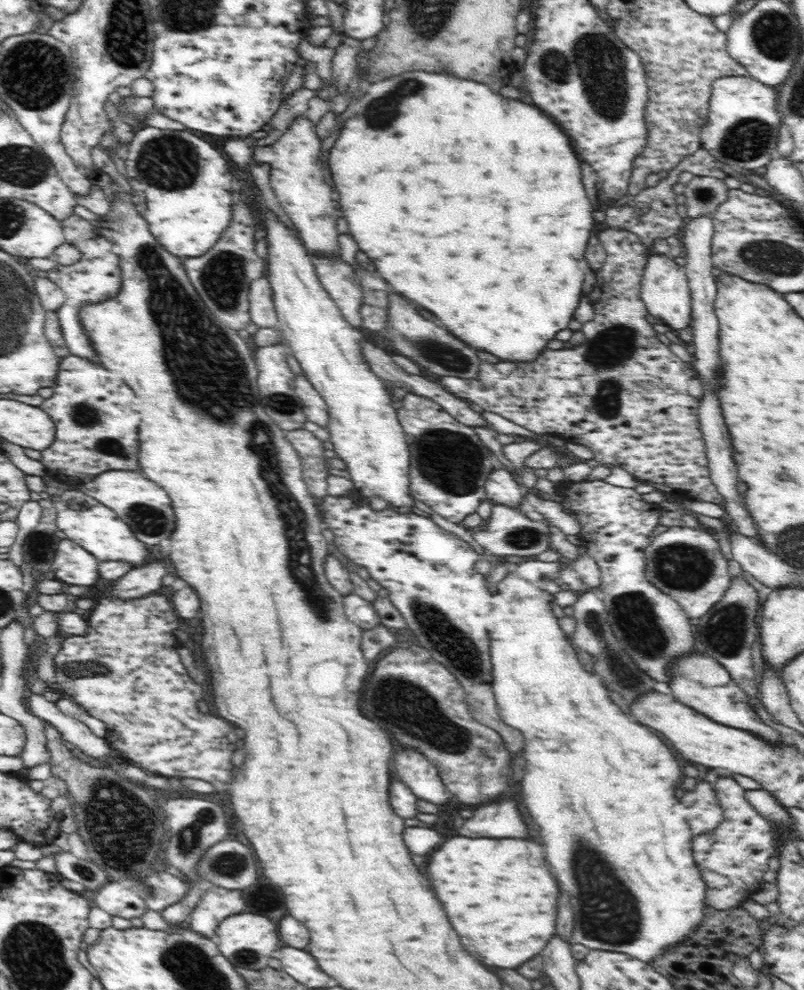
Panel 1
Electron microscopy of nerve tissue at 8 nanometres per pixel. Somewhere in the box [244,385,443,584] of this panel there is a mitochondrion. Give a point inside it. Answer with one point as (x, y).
(284, 405)

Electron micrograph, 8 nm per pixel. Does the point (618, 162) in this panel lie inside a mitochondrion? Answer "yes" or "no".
no

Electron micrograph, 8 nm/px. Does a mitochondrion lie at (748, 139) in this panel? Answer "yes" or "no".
yes

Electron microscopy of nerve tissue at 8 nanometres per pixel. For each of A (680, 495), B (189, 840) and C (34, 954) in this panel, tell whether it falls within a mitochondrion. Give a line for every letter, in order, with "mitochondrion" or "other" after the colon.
A: other
B: mitochondrion
C: mitochondrion

